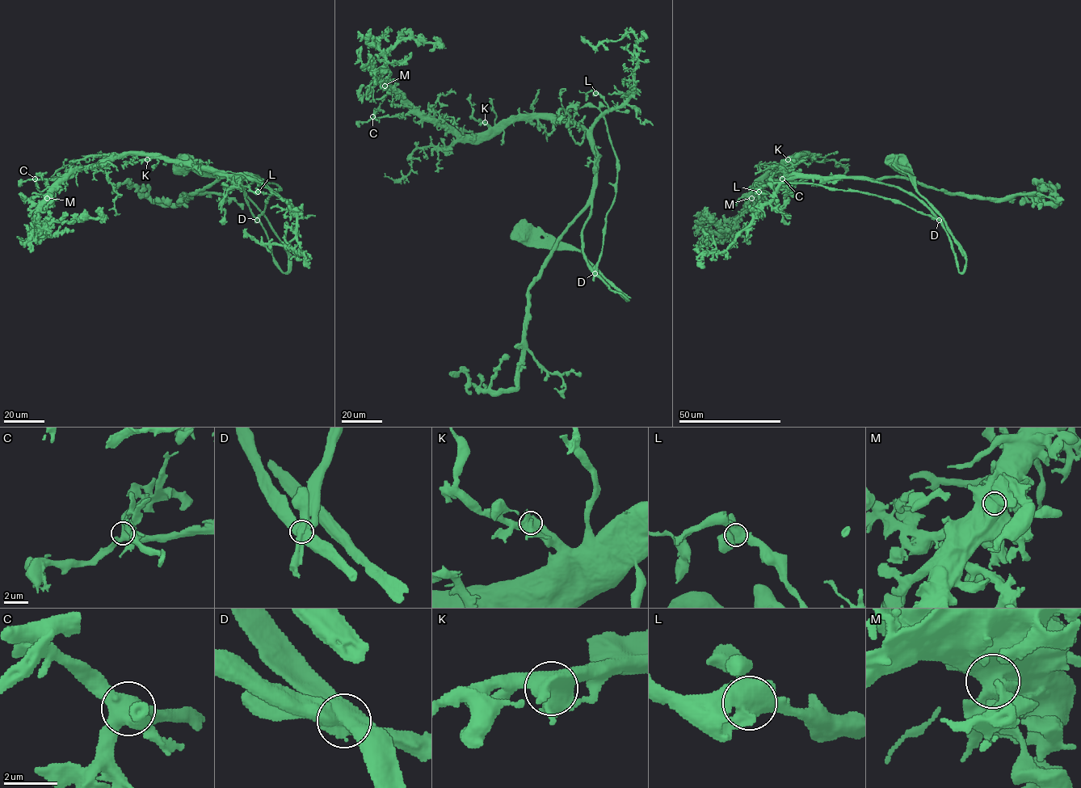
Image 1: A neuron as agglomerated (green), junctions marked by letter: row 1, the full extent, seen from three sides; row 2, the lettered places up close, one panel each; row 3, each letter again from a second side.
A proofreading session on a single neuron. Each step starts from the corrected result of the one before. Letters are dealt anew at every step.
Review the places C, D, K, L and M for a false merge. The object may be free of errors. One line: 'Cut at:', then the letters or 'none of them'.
Cut at: D

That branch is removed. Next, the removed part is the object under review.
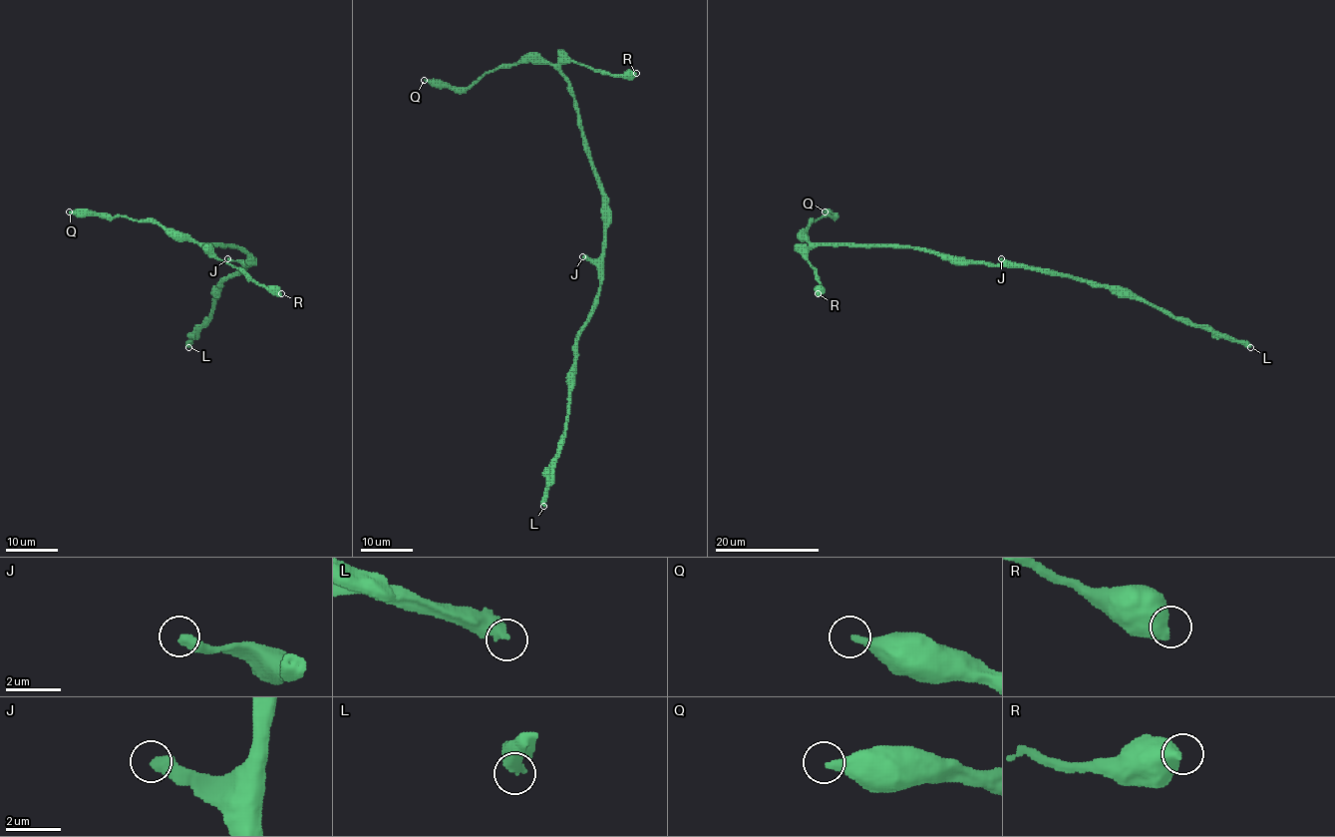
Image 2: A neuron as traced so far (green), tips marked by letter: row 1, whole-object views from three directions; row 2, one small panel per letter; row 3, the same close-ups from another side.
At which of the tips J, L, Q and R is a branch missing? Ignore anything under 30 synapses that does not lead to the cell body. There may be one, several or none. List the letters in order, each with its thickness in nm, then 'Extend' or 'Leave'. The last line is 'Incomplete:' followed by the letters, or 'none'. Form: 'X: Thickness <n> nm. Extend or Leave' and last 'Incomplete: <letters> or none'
J: Thickness 440 nm. Leave
L: Thickness 400 nm. Extend
Q: Thickness 320 nm. Leave
R: Thickness 650 nm. Leave
Incomplete: L

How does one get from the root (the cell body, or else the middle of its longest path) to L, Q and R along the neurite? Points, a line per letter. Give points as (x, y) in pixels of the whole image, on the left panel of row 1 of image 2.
L: (248, 261), (239, 272), (227, 276), (218, 285), (210, 314), (197, 328), (188, 347)
Q: (248, 261), (248, 255), (238, 246), (200, 245), (169, 234), (157, 223), (121, 215), (78, 215), (69, 211)
R: (248, 261), (248, 255), (238, 246), (205, 246), (217, 258), (240, 267), (260, 284), (281, 293)

